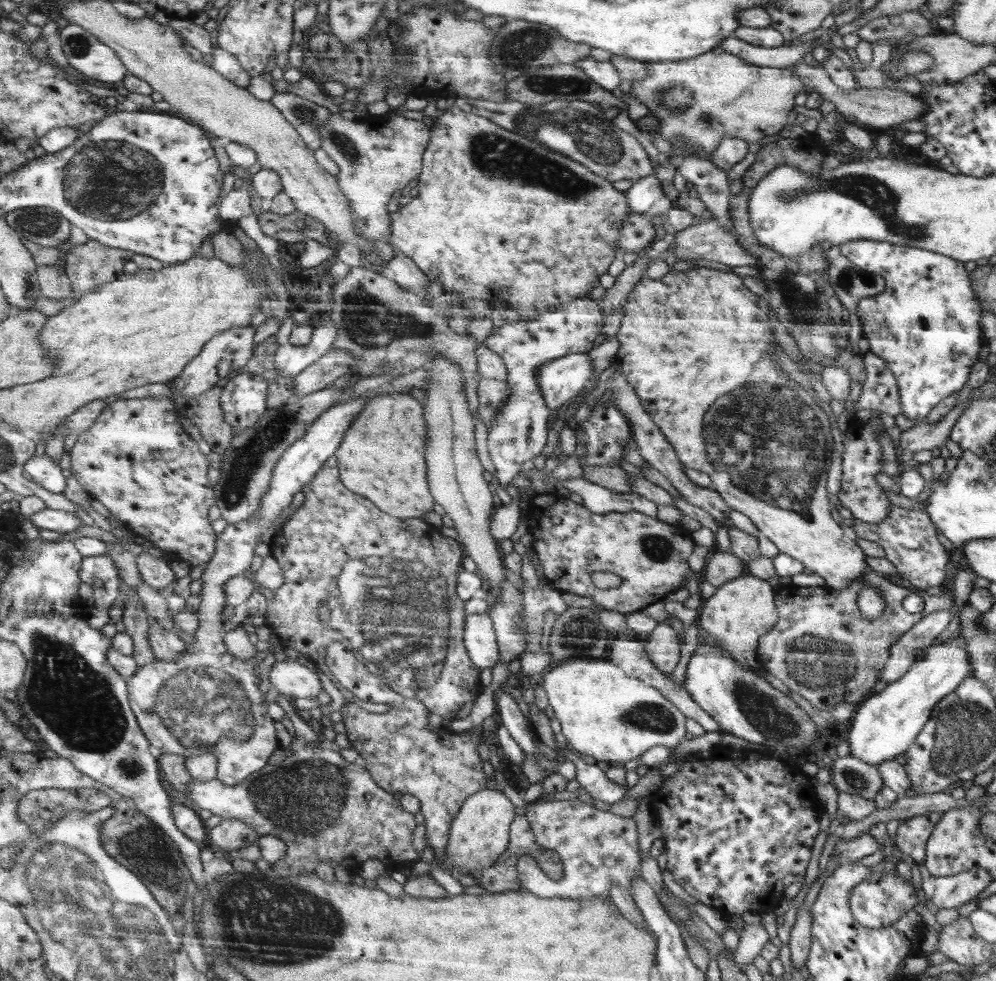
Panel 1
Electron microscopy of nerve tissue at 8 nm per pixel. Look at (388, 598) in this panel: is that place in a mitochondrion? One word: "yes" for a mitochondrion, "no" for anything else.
yes

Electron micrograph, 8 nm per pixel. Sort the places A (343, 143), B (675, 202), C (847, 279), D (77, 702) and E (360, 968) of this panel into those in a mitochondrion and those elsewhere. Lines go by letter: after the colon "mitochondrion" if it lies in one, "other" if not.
A: mitochondrion
B: other
C: mitochondrion
D: mitochondrion
E: other

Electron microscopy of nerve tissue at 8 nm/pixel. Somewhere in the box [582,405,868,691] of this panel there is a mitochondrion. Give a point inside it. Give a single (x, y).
(653, 548)

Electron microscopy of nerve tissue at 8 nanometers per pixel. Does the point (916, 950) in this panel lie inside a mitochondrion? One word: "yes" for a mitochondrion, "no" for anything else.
no

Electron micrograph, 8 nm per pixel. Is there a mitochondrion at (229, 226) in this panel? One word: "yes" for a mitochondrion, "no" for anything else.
no

